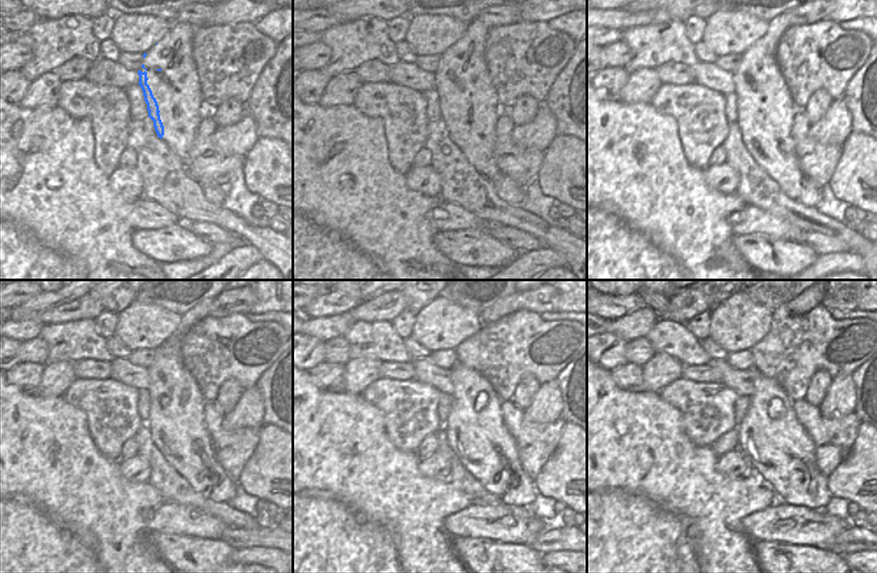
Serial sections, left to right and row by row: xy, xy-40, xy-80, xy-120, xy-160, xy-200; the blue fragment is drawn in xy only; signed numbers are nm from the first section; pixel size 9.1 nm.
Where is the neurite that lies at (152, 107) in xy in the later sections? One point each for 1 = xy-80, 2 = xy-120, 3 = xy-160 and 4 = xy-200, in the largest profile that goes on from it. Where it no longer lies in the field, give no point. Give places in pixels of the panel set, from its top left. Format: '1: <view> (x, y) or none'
1: xy-80 (743, 113)
2: xy-120 (155, 426)
3: xy-160 (450, 429)
4: xy-200 (745, 444)

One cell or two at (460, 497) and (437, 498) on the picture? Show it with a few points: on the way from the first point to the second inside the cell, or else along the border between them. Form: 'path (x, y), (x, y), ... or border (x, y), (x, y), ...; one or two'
border (424, 480), (422, 488), (447, 496), (443, 521); two

